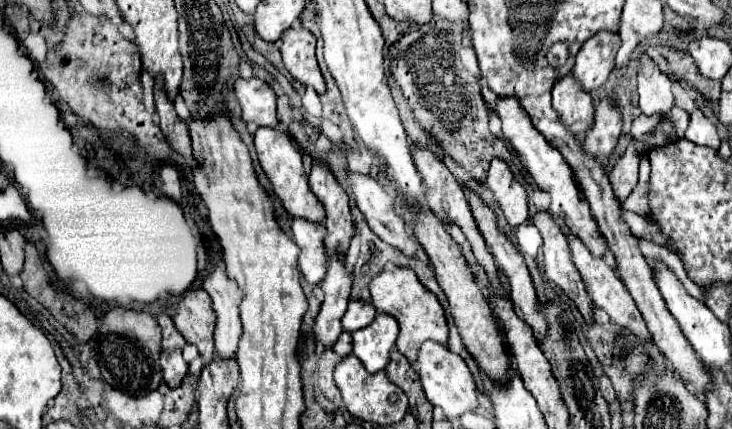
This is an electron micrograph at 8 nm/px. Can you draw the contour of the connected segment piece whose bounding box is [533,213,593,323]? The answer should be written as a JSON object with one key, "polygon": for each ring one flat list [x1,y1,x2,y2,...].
{"polygon":[[535,213,533,225,539,229,543,237,545,277,563,289,563,293,577,305,579,313,587,323,593,323,593,301,587,295,585,285,571,261,569,245,559,225,549,213]]}

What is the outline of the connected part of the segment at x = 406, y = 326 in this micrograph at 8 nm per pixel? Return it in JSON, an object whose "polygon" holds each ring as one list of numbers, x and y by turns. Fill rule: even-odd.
{"polygon":[[395,267,393,271,383,269,379,275,373,277,369,291,371,291,373,307,379,313,387,313,387,315,397,319,399,329,401,329,399,337,397,337,397,349,411,363,417,361,417,351,419,351,419,347,425,339,431,339,431,341,437,341,437,343,443,343,443,345,447,343,449,329,447,329,445,315,443,315,443,307,439,305,437,297,419,283,413,269,401,269,401,267]]}

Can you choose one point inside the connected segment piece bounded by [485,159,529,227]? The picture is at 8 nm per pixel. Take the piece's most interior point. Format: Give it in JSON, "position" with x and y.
{"position":[511,197]}

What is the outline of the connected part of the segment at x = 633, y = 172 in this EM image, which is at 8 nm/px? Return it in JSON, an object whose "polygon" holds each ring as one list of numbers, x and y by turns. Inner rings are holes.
{"polygon":[[633,141,629,145,629,151,625,151,625,155,617,161,617,165,613,167,613,171,609,175,609,183,613,185,613,193,619,203,625,203,625,199,637,187,637,169,635,167,639,165,639,155,643,151,645,151,645,143],[635,149,639,149,639,151,635,153]]}

